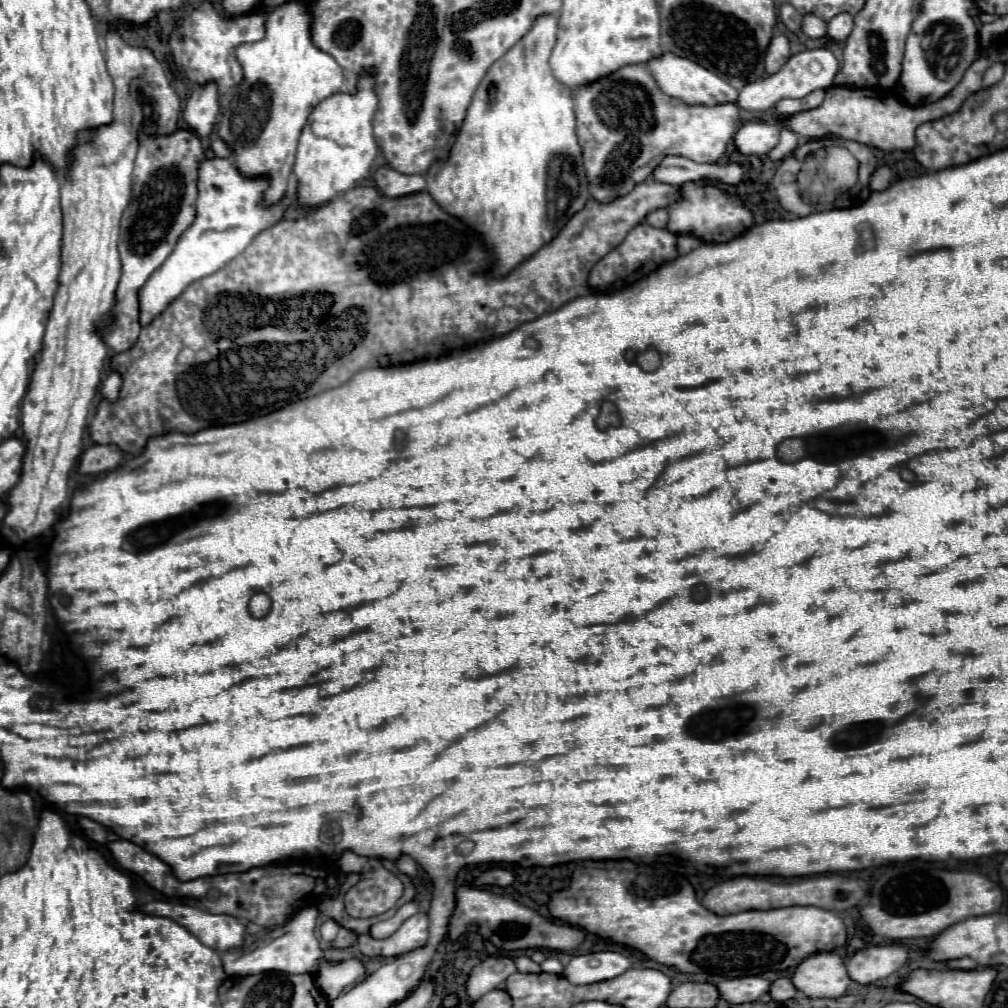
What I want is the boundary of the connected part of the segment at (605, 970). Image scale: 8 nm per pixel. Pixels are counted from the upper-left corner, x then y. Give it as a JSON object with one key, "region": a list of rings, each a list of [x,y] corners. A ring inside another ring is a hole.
{"region":[[[592,952],[574,956],[570,964],[564,968],[564,978],[578,984],[594,984],[602,980],[616,978],[618,974],[624,974],[630,968],[630,958],[622,952]]]}

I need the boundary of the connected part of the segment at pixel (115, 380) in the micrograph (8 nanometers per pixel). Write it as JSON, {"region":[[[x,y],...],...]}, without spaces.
{"region":[[[110,374],[100,386],[100,396],[108,402],[116,402],[118,394],[120,394],[120,386],[122,386],[122,376],[120,374]]]}

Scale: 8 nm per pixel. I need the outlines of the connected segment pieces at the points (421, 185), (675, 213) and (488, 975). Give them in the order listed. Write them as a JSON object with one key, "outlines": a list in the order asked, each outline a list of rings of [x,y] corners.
{"outlines":[[[[388,166],[378,168],[374,174],[374,180],[376,180],[376,186],[380,188],[380,192],[386,194],[388,198],[400,198],[406,194],[418,194],[418,192],[426,190],[424,176],[406,176]]],[[[700,182],[682,184],[682,200],[668,208],[668,230],[674,234],[694,234],[704,242],[728,242],[744,234],[752,226],[752,212],[744,208],[740,198],[732,198],[716,186],[702,186]]],[[[508,956],[488,958],[486,962],[474,966],[468,980],[466,980],[468,1004],[474,1004],[478,998],[482,998],[482,994],[486,994],[494,988],[500,988],[504,984],[504,980],[514,972],[518,972],[516,964]]]]}

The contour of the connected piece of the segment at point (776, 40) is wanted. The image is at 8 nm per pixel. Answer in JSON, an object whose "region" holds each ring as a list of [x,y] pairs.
{"region":[[[774,36],[770,46],[768,46],[768,54],[766,54],[766,72],[768,74],[776,74],[792,56],[790,52],[790,44],[786,36]]]}

